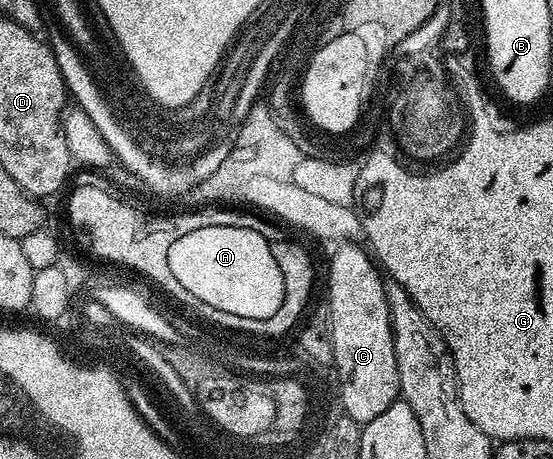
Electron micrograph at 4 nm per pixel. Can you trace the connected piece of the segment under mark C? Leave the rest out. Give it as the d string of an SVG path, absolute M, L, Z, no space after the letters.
M344 242L339 245L340 248L332 256L332 261L328 264L328 302L326 301L326 309L329 312L329 322L332 324L333 338L333 358L340 365L338 369L340 383L340 400L344 412L354 418L354 422L358 422L362 426L368 424L374 418L378 418L378 414L382 414L382 410L386 410L386 406L390 406L400 396L400 383L398 382L398 362L394 358L394 338L392 337L392 323L390 322L390 310L388 309L388 299L384 293L386 283L385 277L382 275L381 269L378 267L377 261L363 247L359 248L359 243Z

